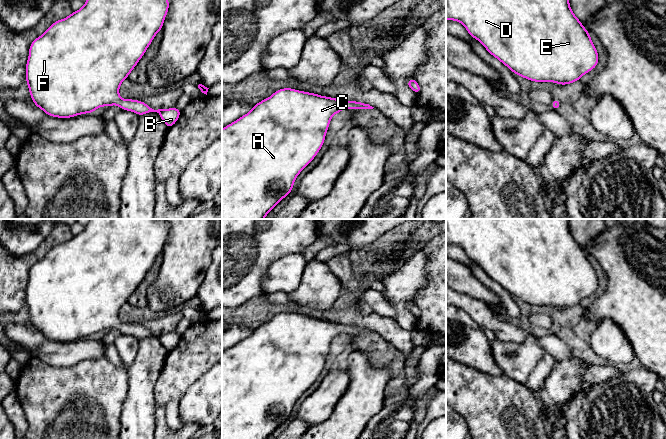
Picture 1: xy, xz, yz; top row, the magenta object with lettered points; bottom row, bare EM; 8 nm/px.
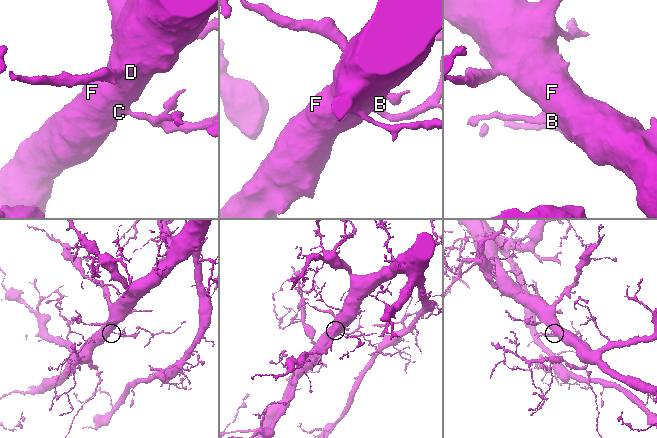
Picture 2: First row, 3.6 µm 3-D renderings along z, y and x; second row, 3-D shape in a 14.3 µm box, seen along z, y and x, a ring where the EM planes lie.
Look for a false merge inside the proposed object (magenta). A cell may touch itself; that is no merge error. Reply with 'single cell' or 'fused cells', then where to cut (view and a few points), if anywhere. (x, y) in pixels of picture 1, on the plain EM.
single cell | no cut

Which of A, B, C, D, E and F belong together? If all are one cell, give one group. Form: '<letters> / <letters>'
A B C D E F

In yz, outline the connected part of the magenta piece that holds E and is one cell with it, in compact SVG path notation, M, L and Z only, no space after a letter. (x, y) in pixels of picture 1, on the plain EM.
M446 219L446 244L460 246L492 280L514 298L533 306L567 309L598 289L597 273L571 234L569 219Z

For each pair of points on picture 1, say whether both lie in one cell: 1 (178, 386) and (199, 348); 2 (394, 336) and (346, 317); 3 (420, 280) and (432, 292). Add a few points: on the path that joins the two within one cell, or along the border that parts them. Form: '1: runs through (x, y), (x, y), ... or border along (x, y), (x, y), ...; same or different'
1: runs through (178, 377), (182, 367), (192, 357); same
2: runs through (382, 325), (358, 318); same
3: border along (428, 261), (427, 283), (413, 301); different

